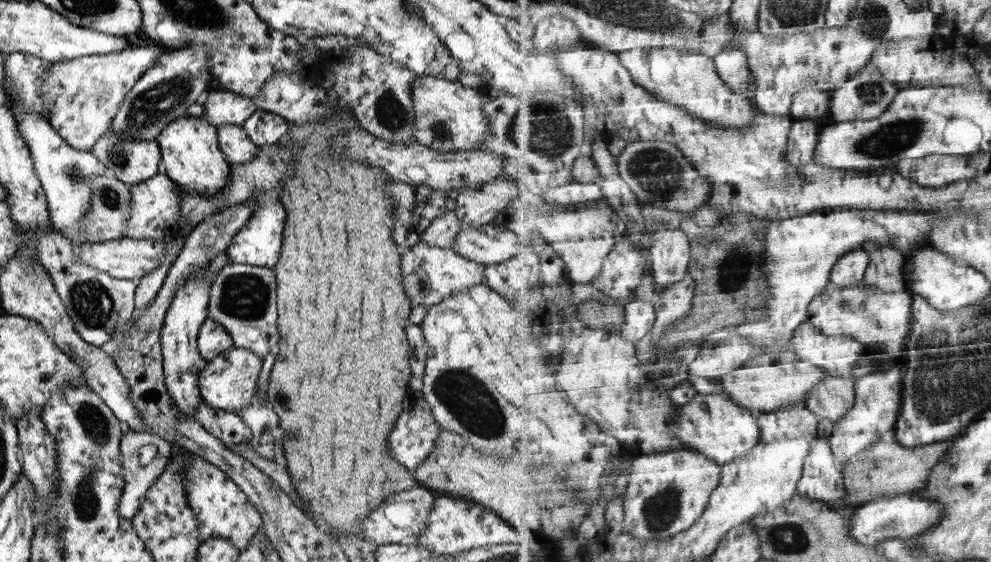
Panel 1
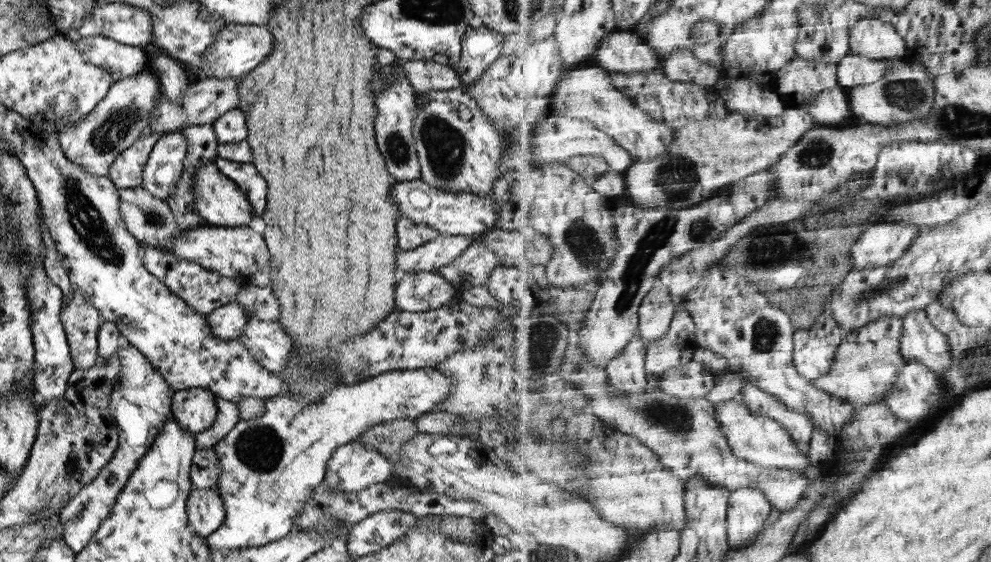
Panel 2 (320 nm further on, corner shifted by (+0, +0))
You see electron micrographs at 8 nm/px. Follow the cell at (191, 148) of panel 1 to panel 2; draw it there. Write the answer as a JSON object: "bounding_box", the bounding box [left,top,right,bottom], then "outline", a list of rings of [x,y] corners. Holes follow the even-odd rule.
{"bounding_box":[192,160,254,226],"outline":[[[214,160],[204,162],[192,174],[192,188],[194,190],[196,212],[204,224],[213,226],[248,226],[254,216],[252,206],[249,204],[243,191],[224,174],[221,174],[214,165]]]}

